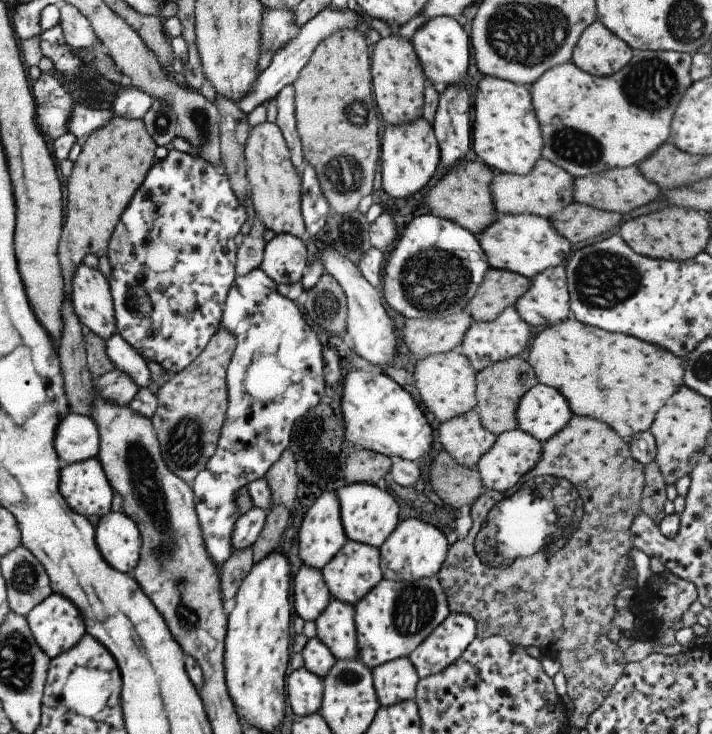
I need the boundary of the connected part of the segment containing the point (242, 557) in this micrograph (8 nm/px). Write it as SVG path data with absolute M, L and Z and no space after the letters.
M241 549L233 550L227 557L227 560L222 562L218 572L220 580L220 593L227 602L235 596L241 581L244 576L251 570L252 567L252 550Z

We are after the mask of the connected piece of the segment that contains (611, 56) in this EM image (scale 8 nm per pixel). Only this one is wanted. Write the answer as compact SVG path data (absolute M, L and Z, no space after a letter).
M599 21L581 31L572 50L573 64L594 77L619 72L632 57L633 49L609 32Z

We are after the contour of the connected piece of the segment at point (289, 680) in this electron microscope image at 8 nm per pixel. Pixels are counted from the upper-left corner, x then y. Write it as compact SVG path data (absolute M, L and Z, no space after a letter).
M305 667L290 669L285 679L285 702L295 715L317 713L322 701L322 679Z

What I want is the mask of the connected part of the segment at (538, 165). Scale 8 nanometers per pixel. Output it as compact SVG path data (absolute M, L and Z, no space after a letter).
M544 158L537 159L526 175L502 173L494 169L490 171L494 174L494 178L488 189L498 215L529 213L548 219L551 214L559 212L564 206L573 202L572 176Z

